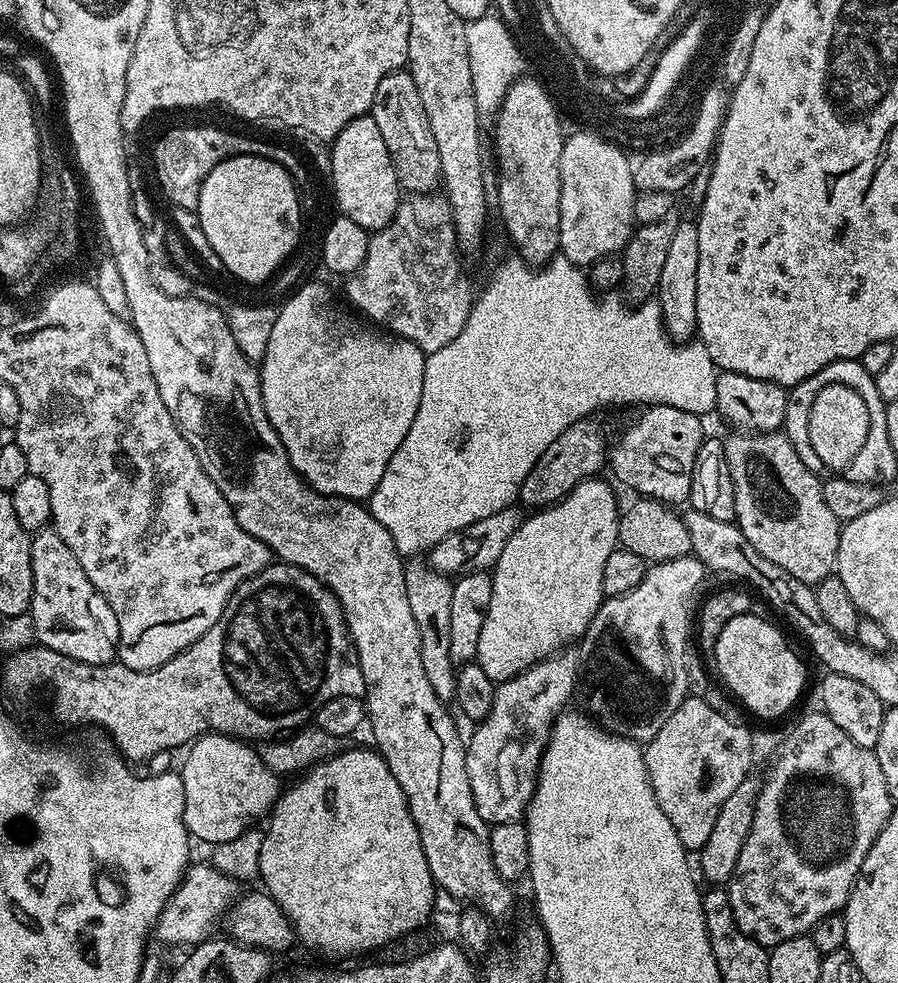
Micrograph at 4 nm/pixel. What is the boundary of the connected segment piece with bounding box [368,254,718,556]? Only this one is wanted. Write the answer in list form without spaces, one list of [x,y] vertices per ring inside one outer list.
[[[511,254],[496,268],[492,281],[484,293],[475,297],[470,314],[466,318],[466,326],[462,326],[462,334],[454,338],[454,342],[446,342],[442,350],[427,353],[424,359],[422,399],[418,404],[418,412],[410,424],[409,433],[402,440],[398,449],[391,455],[382,479],[375,487],[375,492],[368,499],[368,509],[373,517],[394,538],[395,548],[402,556],[416,554],[420,550],[430,550],[442,538],[455,532],[461,532],[466,526],[474,522],[482,522],[482,518],[490,518],[490,514],[498,514],[502,507],[511,505],[514,497],[519,493],[520,483],[534,470],[534,462],[546,454],[546,446],[558,438],[570,426],[579,420],[589,419],[599,408],[607,404],[640,404],[651,406],[665,404],[674,406],[678,410],[686,410],[690,414],[704,418],[716,407],[716,378],[718,369],[710,358],[710,350],[699,342],[677,342],[664,329],[664,319],[659,303],[648,298],[637,303],[636,308],[628,309],[615,295],[615,291],[608,290],[597,295],[594,291],[585,269],[579,264],[572,264],[562,254],[548,261],[543,266],[525,264],[519,255]]]

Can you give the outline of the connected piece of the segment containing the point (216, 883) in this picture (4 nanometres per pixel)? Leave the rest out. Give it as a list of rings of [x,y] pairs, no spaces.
[[[193,863],[185,871],[183,880],[172,891],[154,929],[155,939],[164,944],[195,946],[213,935],[216,923],[225,919],[226,913],[238,899],[237,881],[217,870],[211,863]]]

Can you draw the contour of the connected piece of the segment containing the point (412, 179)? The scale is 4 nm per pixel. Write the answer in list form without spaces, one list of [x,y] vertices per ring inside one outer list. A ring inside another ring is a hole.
[[[408,71],[391,72],[378,82],[370,114],[386,141],[386,150],[390,150],[390,162],[394,162],[394,174],[401,189],[408,194],[435,193],[442,184],[442,161],[438,145],[434,143],[434,133],[430,130],[430,121],[426,119],[426,106],[422,106],[418,86],[414,86],[414,78]]]

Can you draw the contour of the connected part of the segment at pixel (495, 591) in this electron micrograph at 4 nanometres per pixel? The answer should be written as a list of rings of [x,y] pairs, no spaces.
[[[593,478],[591,480],[583,480],[578,486],[574,486],[574,490],[569,492],[563,500],[557,500],[555,504],[549,507],[533,511],[529,515],[532,516],[529,520],[528,517],[521,519],[518,530],[514,530],[514,535],[511,536],[510,542],[506,542],[506,547],[502,549],[502,558],[498,558],[496,567],[491,569],[492,593],[490,594],[490,610],[484,612],[482,634],[478,638],[475,663],[480,664],[482,670],[486,670],[486,674],[493,682],[509,680],[520,675],[527,668],[538,663],[539,660],[545,660],[547,656],[554,656],[557,652],[567,649],[572,646],[575,640],[577,643],[587,632],[594,614],[606,599],[604,587],[602,586],[602,570],[606,566],[606,558],[610,558],[610,554],[616,551],[618,547],[620,513],[621,509],[619,507],[616,508],[616,496],[612,493],[611,486],[604,481],[604,478]]]

